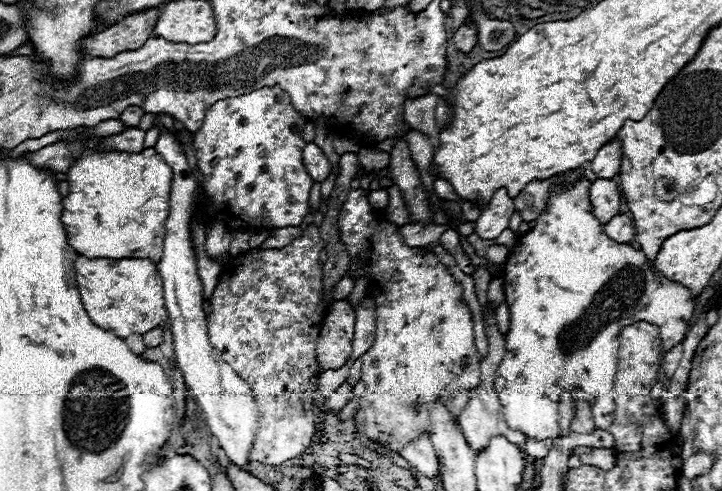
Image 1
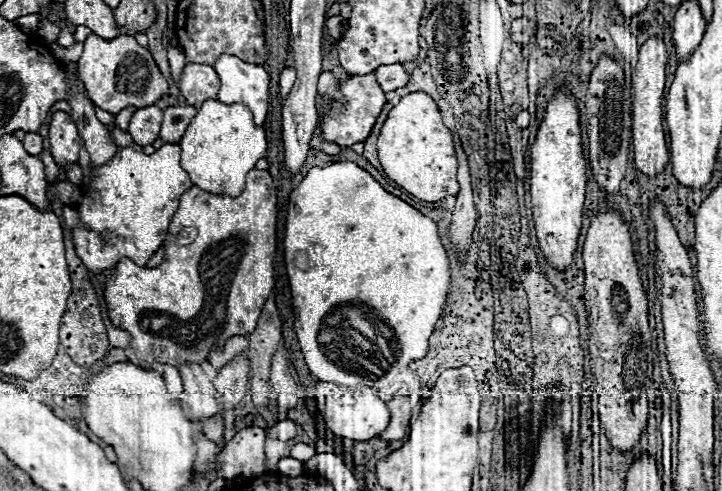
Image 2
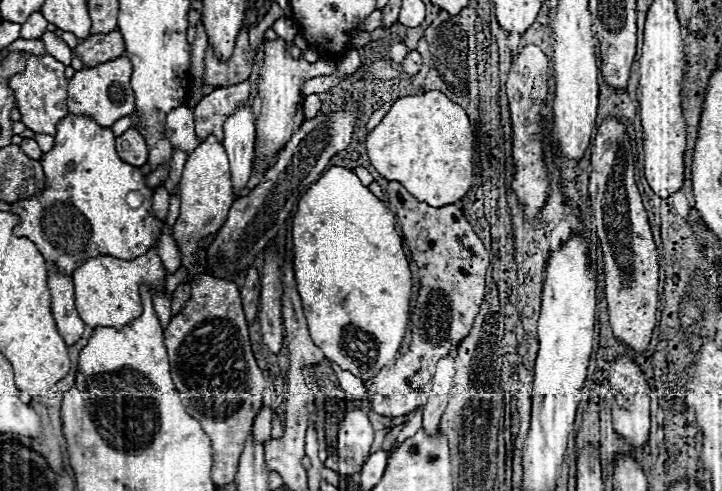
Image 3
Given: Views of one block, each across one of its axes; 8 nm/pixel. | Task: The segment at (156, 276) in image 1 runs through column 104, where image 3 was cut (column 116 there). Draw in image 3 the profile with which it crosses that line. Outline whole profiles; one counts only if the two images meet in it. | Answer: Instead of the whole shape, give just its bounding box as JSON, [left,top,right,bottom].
[72,239,168,330]

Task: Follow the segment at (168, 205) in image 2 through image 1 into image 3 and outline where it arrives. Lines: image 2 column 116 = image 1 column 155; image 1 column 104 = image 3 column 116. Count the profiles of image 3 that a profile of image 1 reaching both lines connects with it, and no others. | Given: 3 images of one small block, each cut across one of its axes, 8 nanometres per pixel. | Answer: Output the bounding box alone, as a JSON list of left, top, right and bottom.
[12,114,164,274]

